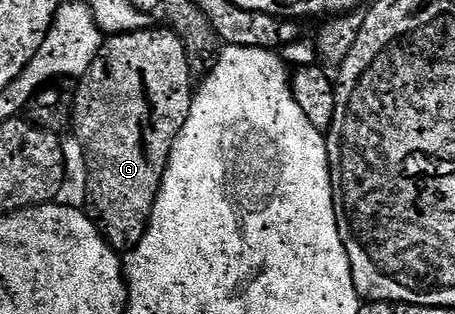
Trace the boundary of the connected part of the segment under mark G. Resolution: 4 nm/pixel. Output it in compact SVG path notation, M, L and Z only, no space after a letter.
M145 29L143 31L132 31L129 35L109 35L103 40L100 51L97 55L91 56L90 62L85 66L84 74L79 76L75 84L76 96L73 94L70 99L70 131L82 145L82 153L86 169L88 170L88 180L86 181L86 193L88 201L86 204L87 214L93 223L100 228L100 234L108 242L108 246L117 253L127 253L136 246L144 235L144 228L148 226L148 219L154 209L156 195L160 191L160 182L164 176L164 170L168 164L168 158L172 152L172 146L176 140L178 128L184 124L186 117L190 113L190 105L194 94L194 76L190 73L188 64L188 54L182 45L182 41L170 29L164 31L152 31Z

